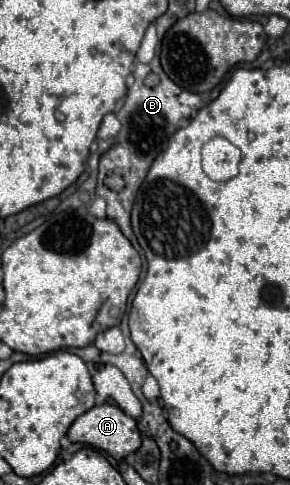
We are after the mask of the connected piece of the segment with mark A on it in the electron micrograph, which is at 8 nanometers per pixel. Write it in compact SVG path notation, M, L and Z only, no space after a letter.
M101 404L93 406L89 412L81 414L69 428L67 432L71 442L81 442L81 444L91 444L99 450L105 450L111 454L115 460L123 460L127 454L135 452L141 446L141 432L137 428L137 420L127 416L119 406L113 404Z

